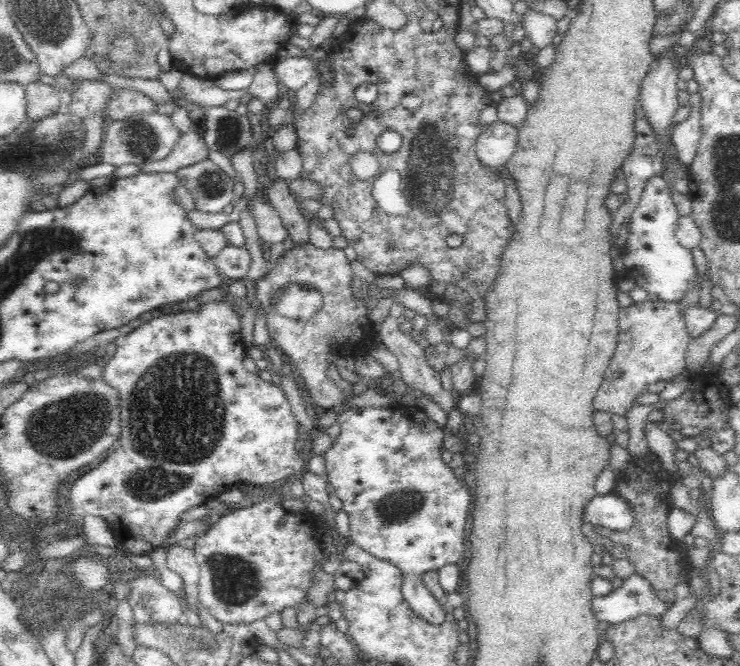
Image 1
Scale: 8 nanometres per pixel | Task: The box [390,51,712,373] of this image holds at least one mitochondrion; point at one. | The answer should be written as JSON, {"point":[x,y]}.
{"point":[431,178]}

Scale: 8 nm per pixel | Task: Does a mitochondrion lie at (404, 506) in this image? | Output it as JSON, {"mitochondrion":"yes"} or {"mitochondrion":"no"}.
{"mitochondrion":"yes"}

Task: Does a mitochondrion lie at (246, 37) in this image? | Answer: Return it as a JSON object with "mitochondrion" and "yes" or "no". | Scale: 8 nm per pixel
{"mitochondrion":"no"}

